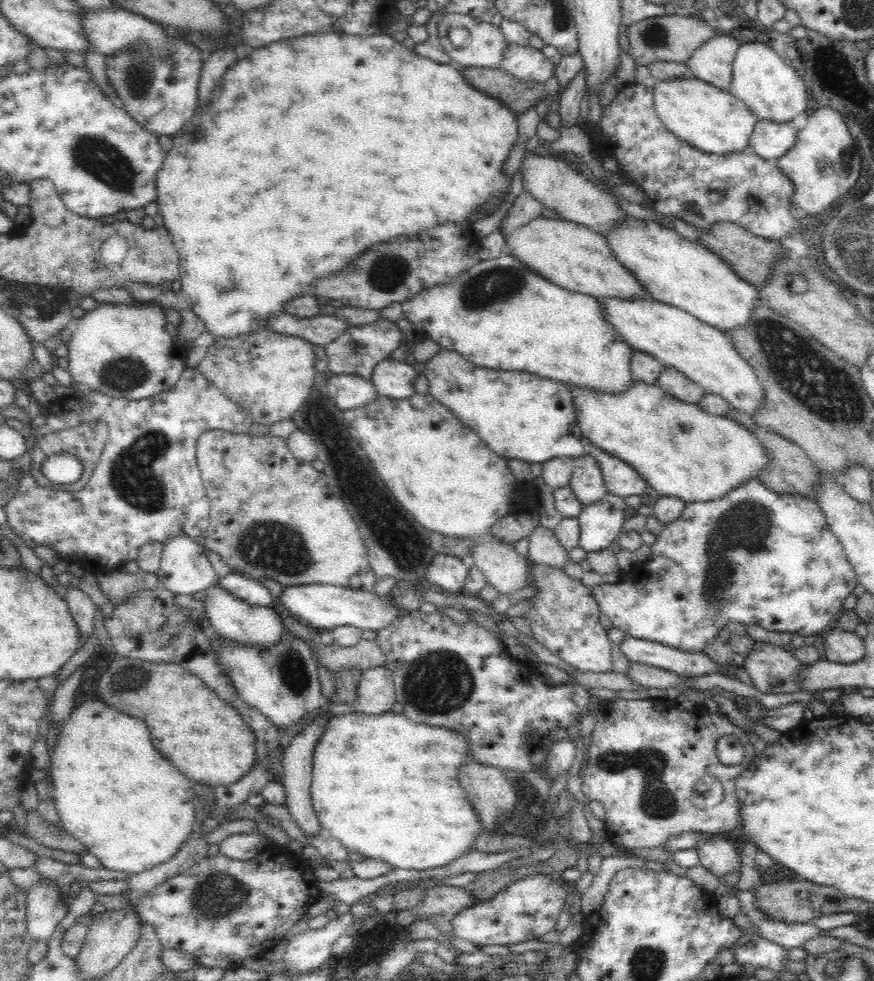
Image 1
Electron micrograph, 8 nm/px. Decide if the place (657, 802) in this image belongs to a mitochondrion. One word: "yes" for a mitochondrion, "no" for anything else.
yes

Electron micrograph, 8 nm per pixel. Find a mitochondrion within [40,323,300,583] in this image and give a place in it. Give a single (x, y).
(131, 476)

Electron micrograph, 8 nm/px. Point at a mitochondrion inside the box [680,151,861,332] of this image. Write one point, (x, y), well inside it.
(750, 199)

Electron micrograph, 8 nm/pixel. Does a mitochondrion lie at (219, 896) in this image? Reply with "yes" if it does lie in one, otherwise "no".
yes

